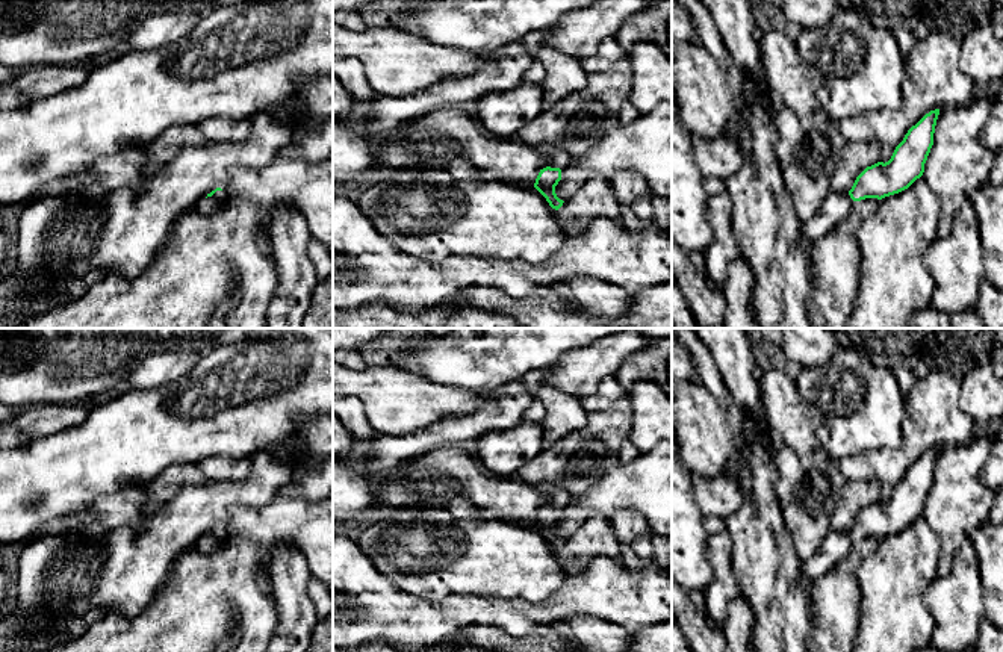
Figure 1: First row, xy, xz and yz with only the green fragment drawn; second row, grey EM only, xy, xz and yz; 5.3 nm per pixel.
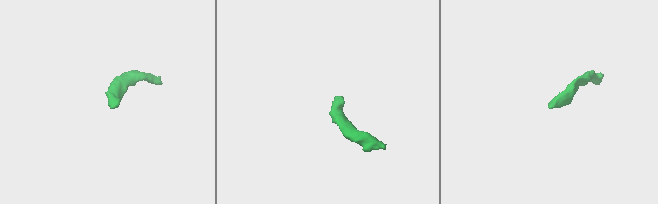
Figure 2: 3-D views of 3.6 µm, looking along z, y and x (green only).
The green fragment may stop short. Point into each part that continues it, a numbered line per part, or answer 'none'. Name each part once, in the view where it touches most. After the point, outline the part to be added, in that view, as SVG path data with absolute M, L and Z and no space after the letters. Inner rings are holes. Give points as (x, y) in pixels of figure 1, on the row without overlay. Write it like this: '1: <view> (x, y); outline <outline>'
1: xy (209, 543); outline M225 528L216 529L212 536L200 539L195 548L203 552L212 552L224 542L225 536Z

